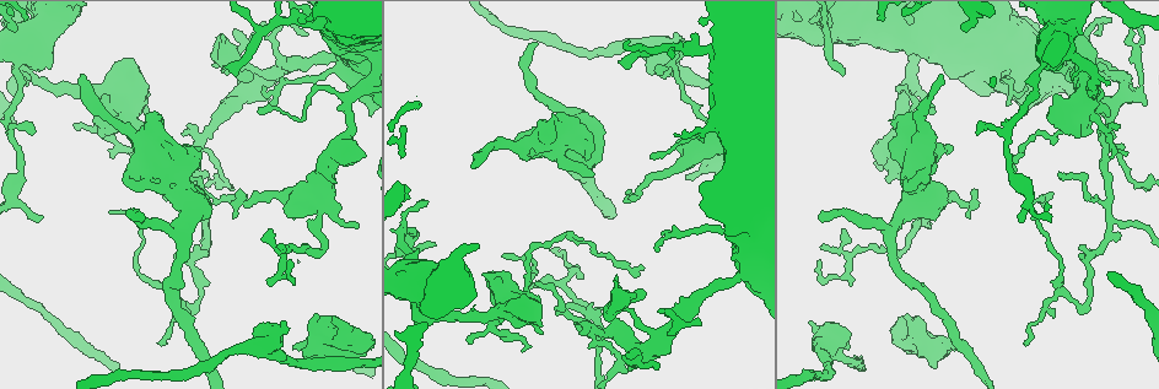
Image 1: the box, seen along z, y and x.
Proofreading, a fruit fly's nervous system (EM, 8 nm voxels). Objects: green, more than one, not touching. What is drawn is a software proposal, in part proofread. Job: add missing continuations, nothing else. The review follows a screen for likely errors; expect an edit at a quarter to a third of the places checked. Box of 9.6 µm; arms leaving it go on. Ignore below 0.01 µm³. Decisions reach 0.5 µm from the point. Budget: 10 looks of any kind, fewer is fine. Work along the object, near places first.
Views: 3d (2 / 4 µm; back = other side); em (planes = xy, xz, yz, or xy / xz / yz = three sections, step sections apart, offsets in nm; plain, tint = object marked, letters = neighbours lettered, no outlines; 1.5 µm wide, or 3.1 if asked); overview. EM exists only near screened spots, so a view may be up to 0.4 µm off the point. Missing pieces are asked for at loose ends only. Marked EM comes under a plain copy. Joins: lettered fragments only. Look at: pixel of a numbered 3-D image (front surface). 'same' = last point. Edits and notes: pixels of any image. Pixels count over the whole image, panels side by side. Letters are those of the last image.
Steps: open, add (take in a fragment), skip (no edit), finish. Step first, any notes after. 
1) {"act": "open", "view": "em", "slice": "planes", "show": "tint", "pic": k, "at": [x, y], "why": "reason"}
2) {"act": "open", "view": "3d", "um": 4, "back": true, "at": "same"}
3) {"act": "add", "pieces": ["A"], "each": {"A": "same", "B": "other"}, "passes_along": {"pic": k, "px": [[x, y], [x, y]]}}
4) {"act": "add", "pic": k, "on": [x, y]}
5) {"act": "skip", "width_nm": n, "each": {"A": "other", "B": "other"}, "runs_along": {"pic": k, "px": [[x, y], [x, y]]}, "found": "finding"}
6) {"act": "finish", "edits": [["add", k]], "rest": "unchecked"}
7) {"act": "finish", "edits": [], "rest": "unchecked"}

{"act": "open", "view": "em", "slice": "planes", "show": "letters", "pic": 1, "at": [679, 35], "why": "branch stops here"}

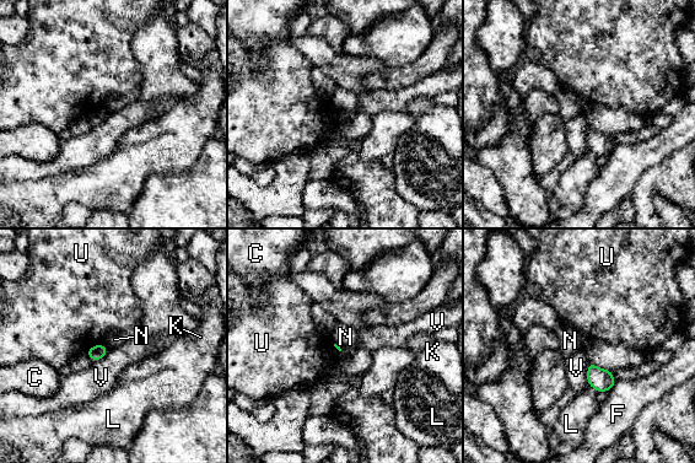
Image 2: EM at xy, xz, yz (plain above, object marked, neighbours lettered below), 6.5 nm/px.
{"act": "skip", "longest_contact_nm": ["V", 160], "each": {"C": "other", "F": "other", "K": "other", "L": "other", "N": "other", "U": "other", "V": "other"}, "border": {"pic": 2, "px": [[101, 343], [108, 349]]}, "found": "none of them fits"}

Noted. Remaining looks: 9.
{"act": "open", "view": "em", "slice": "planes", "show": "letters", "pic": 1, "at": [688, 177], "why": "thick end"}

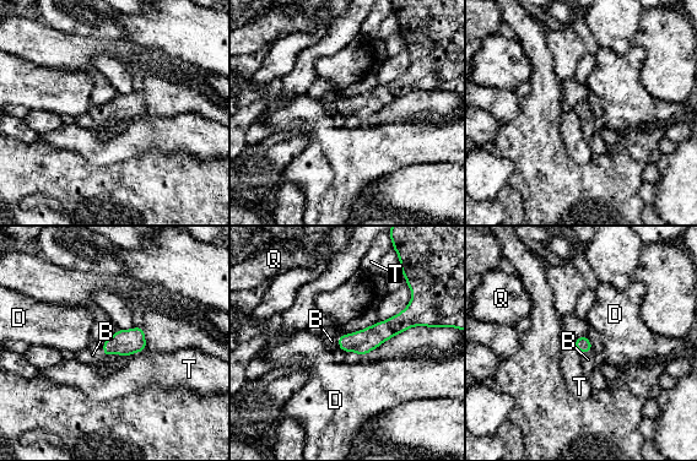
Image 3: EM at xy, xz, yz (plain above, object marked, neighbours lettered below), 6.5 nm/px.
{"act": "add", "pieces": ["B"], "longest_contact_nm": ["T", 180], "each": {"B": "same", "D": "other", "Q": "other", "T": "other"}, "passes_along": {"pic": 3, "px": [[124, 342], [106, 357], [92, 354]]}, "found": "it goes on there"}

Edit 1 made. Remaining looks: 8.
{"act": "open", "view": "overview"}

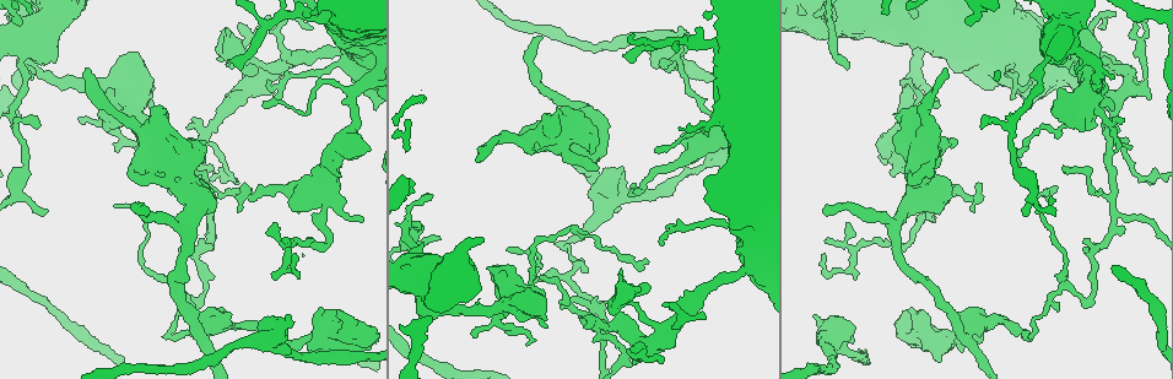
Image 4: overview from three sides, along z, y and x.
{"act": "open", "view": "em", "slice": "planes", "show": "letters", "pic": 4, "at": [823, 212], "why": "branch stops here"}

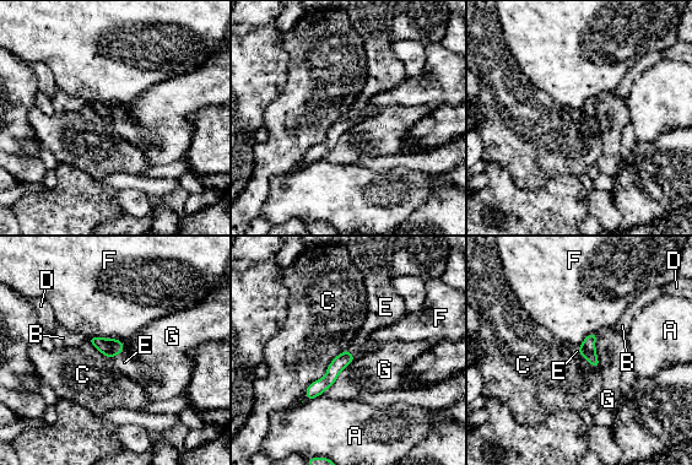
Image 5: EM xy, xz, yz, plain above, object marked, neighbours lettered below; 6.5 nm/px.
{"act": "add", "pieces": ["E"], "width_nm": 100, "longest_contact_nm": ["C", 360], "each": {"A": "other", "B": "other", "C": "other", "D": "other", "E": "same", "F": "other", "G": "other"}, "found": "the neuron continues"}

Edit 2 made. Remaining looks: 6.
{"act": "open", "view": "overview"}

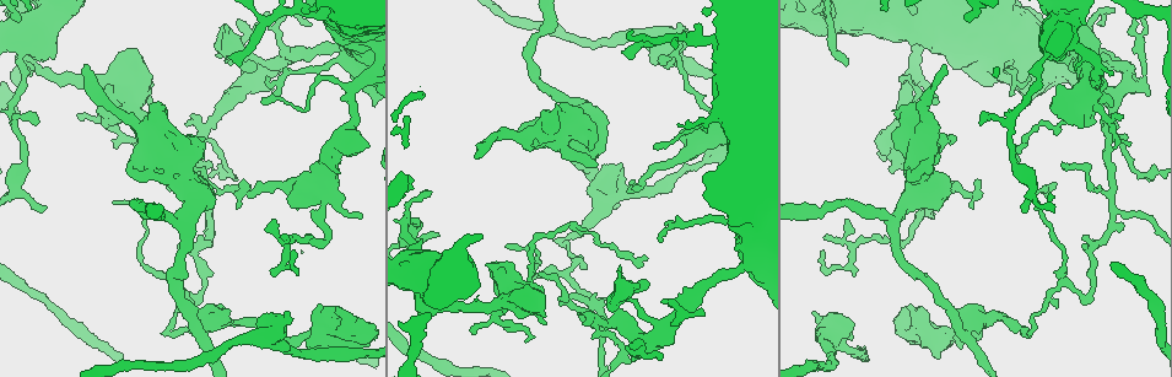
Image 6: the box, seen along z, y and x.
{"act": "open", "view": "3d", "um": 4, "pic": 6, "at": [1049, 58], "why": "thick end"}

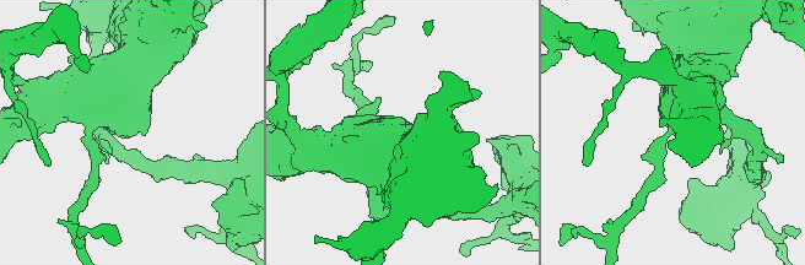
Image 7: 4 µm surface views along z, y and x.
{"act": "open", "view": "em", "um": 3.1, "slice": "planes", "show": "tint", "pic": 7, "at": [144, 133], "why": "now the EM"}

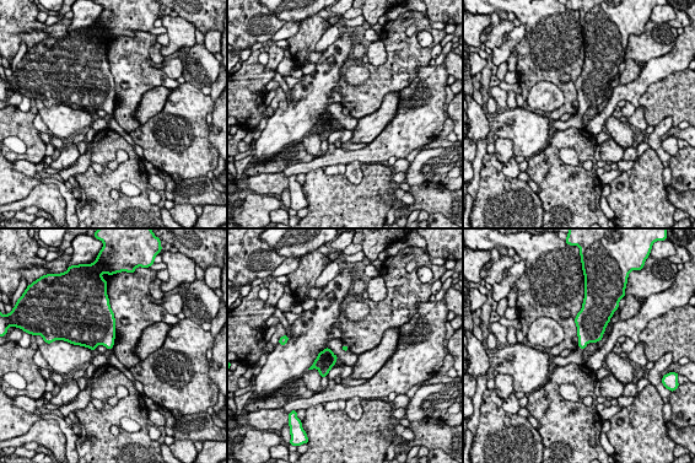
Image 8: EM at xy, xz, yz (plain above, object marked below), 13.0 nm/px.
{"act": "open", "view": "em", "um": 3.1, "slice": "planes", "show": "letters", "at": "same", "why": "see the neighbours"}

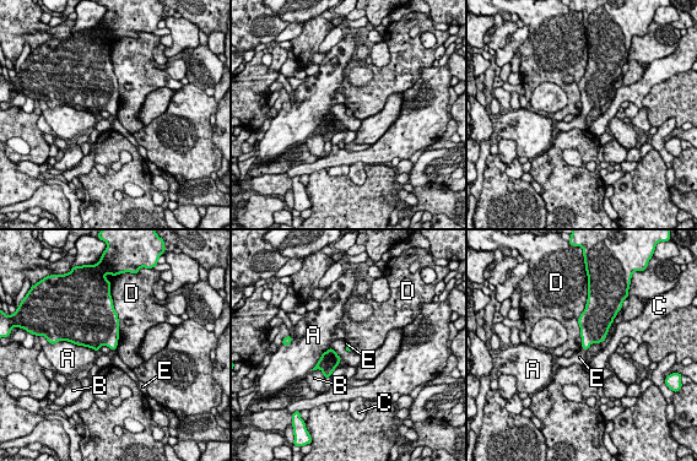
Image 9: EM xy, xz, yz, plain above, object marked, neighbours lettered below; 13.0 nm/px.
{"act": "add", "pieces": ["E"], "each": {"A": "other", "B": "other", "C": "other", "D": "other", "E": "same"}, "passes_along": {"pic": 9, "px": [[590, 331], [585, 350], [579, 357]]}, "found": "it goes on there"}

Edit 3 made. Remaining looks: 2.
{"act": "finish", "edits": [["add", 3], ["add", 5], ["add", 9]], "rest": "unchecked"}

